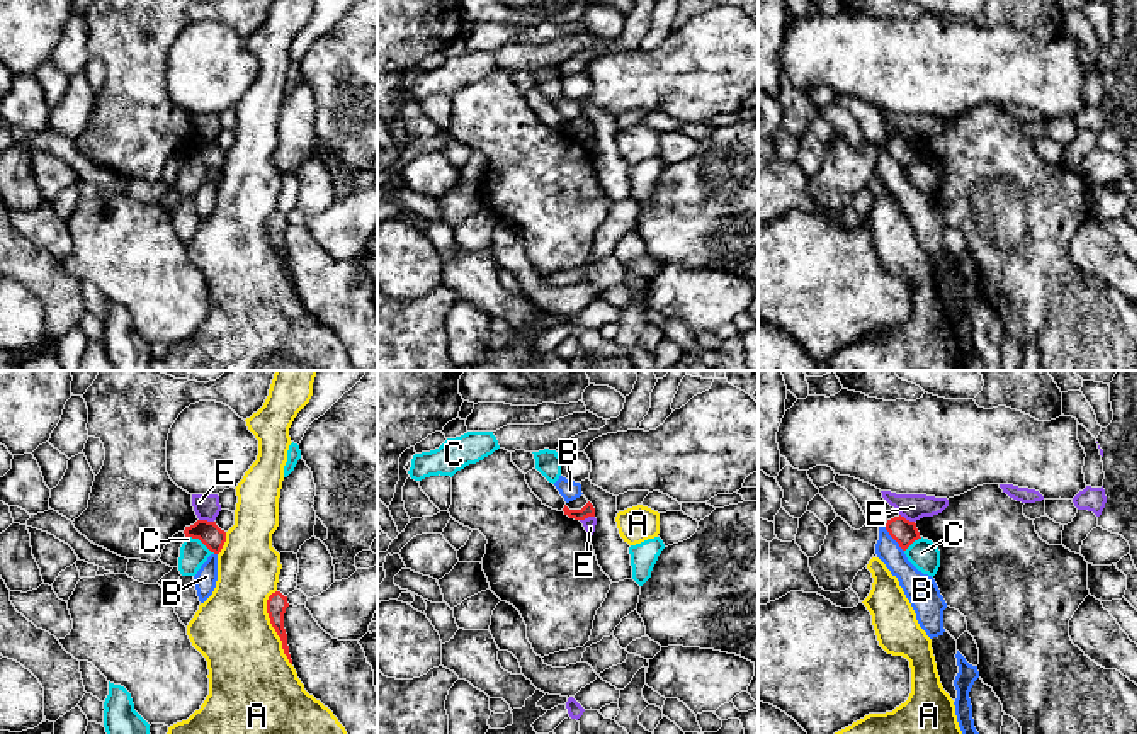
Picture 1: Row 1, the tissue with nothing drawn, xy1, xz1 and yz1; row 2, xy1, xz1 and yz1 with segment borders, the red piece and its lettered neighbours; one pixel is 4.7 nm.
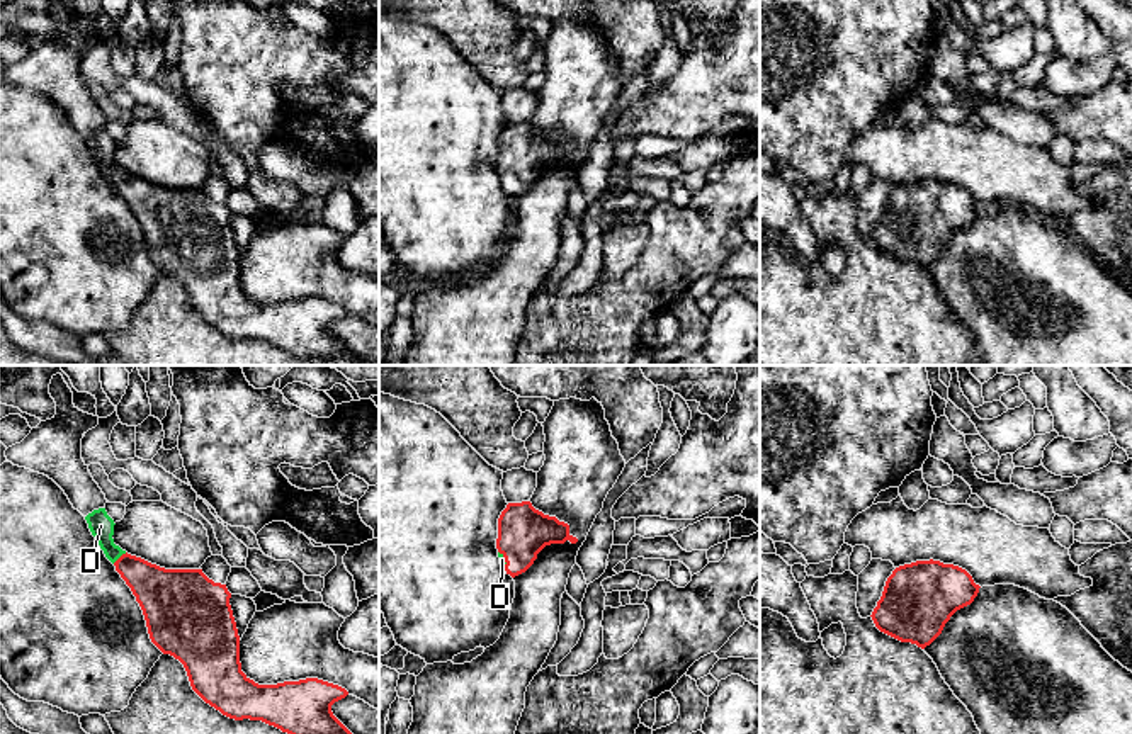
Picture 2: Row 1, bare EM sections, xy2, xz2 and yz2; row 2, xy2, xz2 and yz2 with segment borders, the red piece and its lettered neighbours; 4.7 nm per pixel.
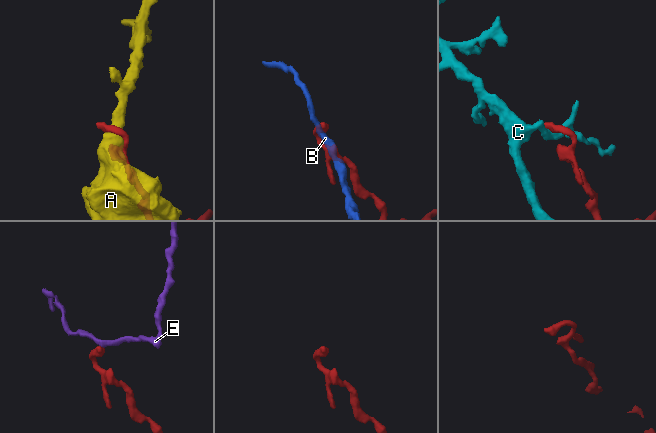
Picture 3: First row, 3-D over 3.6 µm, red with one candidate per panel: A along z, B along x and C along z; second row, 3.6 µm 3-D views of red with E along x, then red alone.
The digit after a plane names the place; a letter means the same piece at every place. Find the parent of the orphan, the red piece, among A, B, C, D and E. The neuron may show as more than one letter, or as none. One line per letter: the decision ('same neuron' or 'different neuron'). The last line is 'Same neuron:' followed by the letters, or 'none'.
A: different neuron
B: different neuron
C: different neuron
D: same neuron
E: different neuron
Same neuron: D

